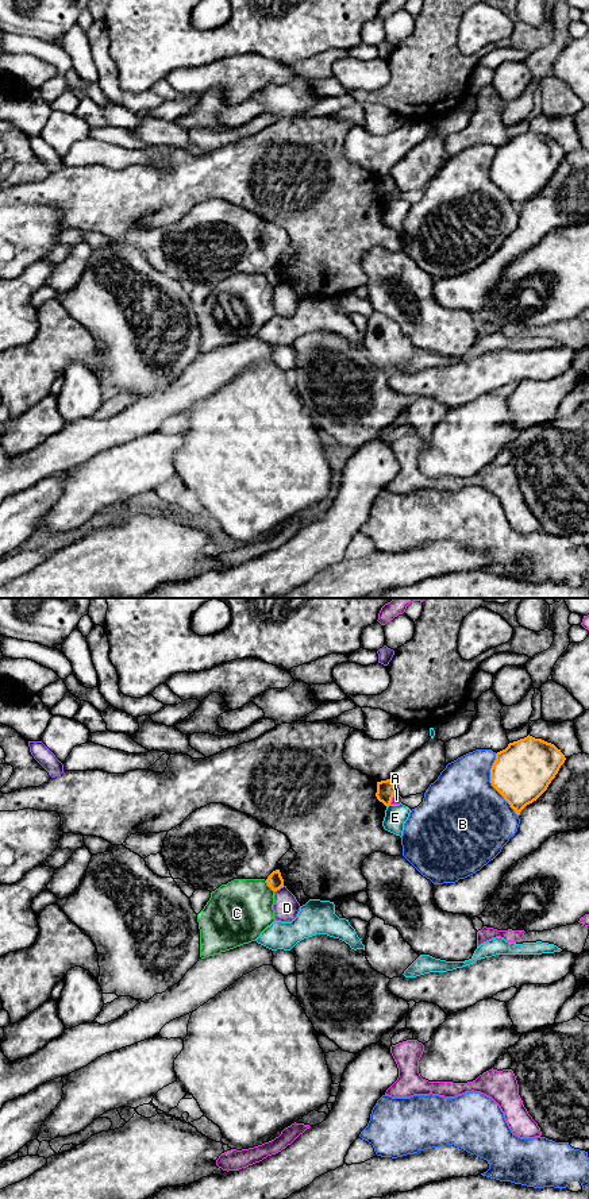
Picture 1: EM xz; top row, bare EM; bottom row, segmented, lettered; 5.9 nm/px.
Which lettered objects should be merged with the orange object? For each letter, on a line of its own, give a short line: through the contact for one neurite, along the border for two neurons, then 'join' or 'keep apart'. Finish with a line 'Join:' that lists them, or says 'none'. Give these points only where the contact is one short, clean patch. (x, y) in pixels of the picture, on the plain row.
A: keep apart
B: keep apart
C: keep apart
D: line xz (284, 281), (274, 286); keep apart
E: keep apart
Join: none

